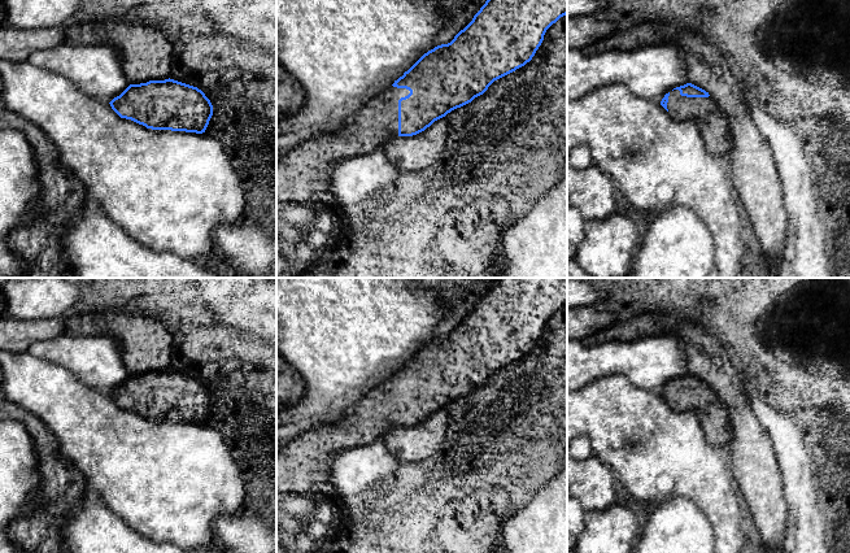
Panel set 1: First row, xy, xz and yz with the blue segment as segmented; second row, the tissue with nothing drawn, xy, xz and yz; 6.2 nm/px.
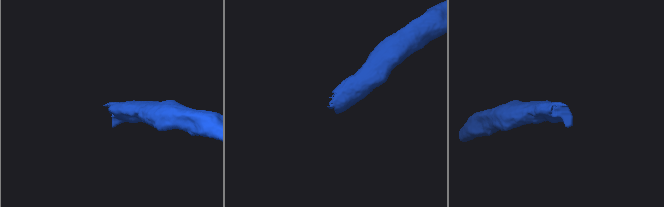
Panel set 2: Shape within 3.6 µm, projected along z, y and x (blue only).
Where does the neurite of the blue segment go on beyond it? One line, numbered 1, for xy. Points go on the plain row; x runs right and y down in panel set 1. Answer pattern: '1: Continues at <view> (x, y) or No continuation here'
1: No continuation here

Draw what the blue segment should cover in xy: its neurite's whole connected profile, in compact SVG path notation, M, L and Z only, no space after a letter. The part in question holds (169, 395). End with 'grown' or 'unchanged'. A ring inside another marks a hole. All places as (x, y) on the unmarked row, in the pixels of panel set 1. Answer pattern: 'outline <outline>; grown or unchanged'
outline M170 369L130 375L109 395L121 409L152 421L202 424L213 406L201 380Z; unchanged

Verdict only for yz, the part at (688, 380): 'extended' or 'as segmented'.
extended

